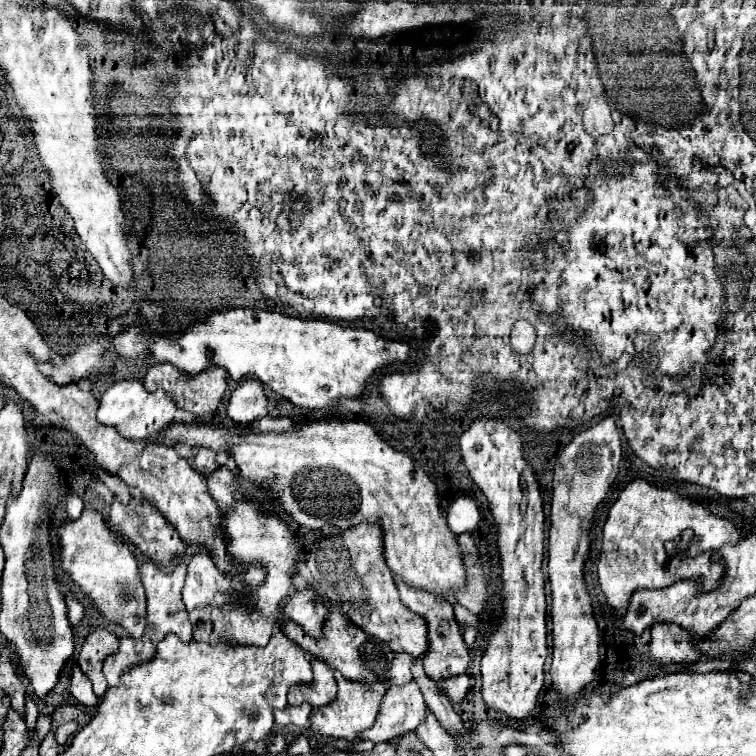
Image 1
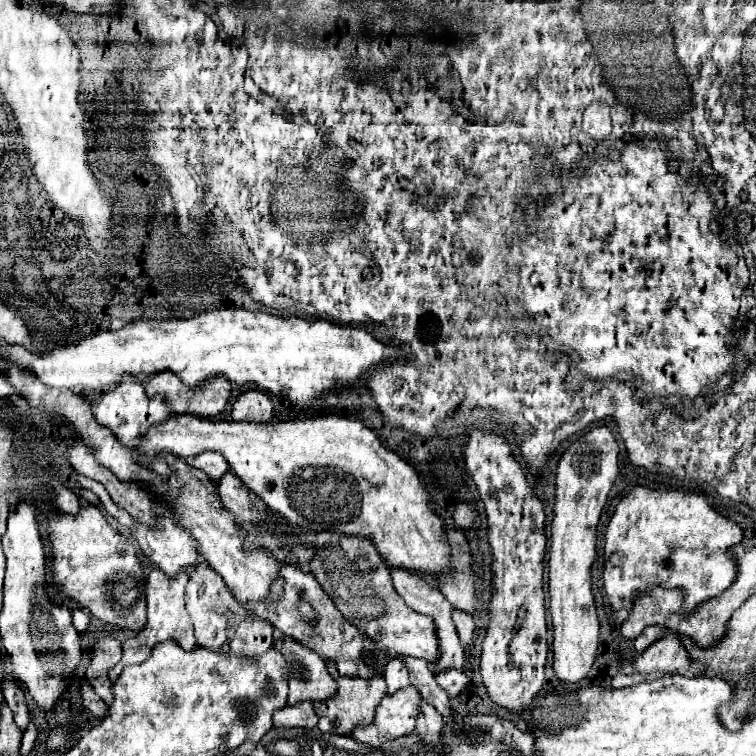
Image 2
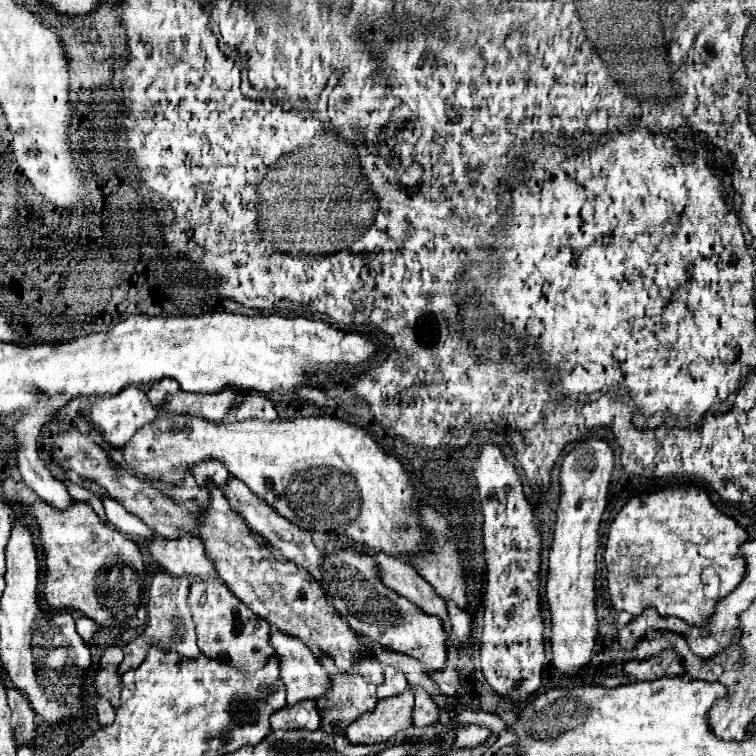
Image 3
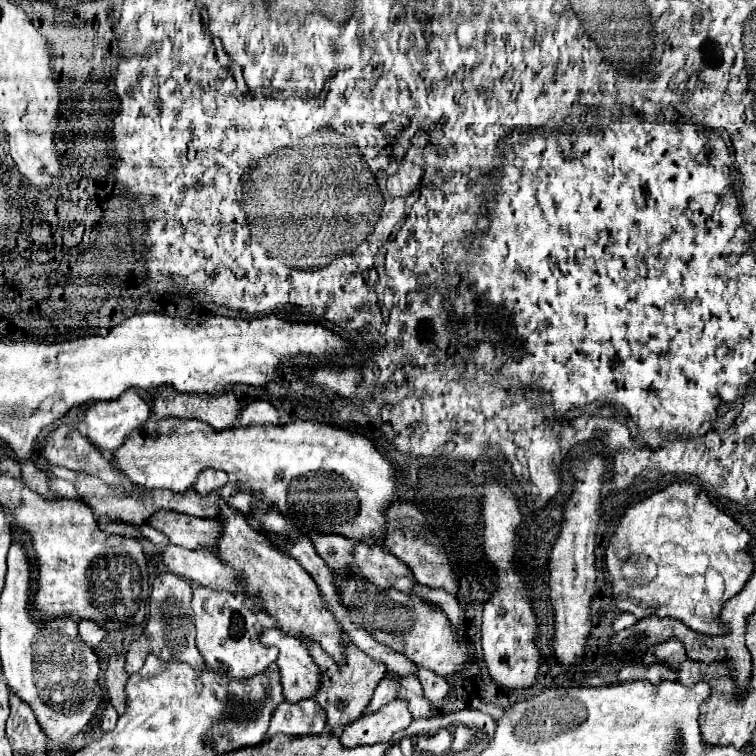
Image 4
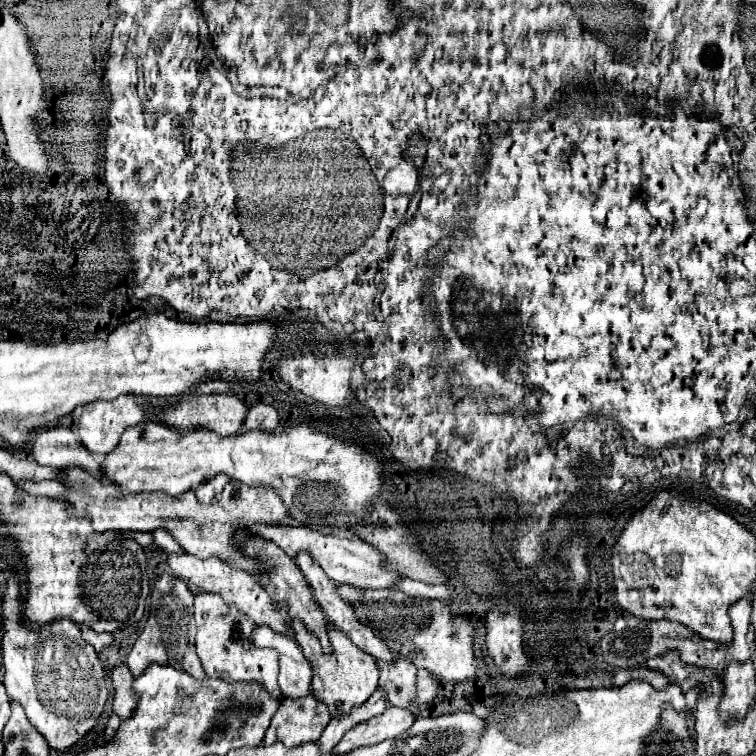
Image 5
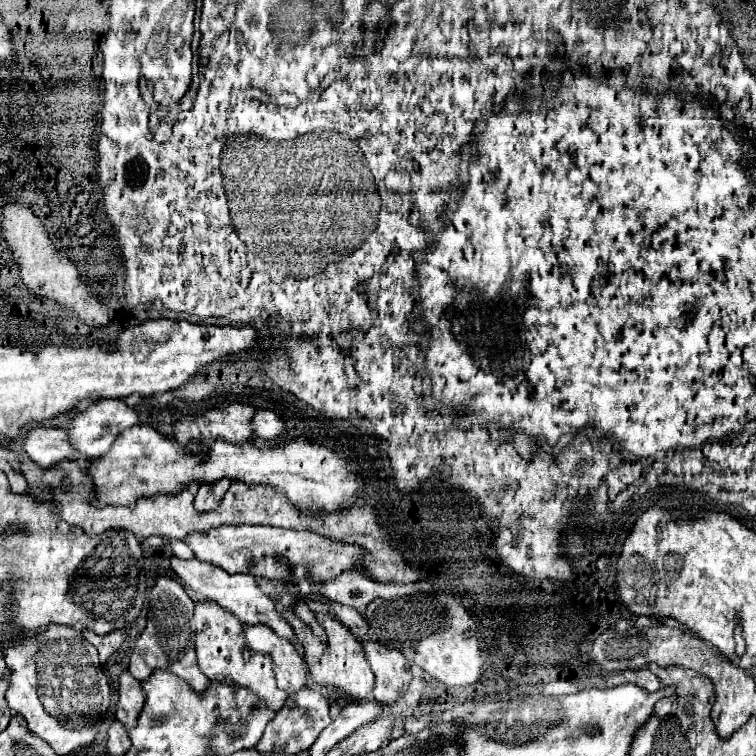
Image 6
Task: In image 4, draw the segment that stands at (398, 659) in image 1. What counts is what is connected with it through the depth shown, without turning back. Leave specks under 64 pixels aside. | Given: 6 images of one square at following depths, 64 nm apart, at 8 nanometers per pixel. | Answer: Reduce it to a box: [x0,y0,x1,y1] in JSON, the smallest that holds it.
[362,678,396,716]

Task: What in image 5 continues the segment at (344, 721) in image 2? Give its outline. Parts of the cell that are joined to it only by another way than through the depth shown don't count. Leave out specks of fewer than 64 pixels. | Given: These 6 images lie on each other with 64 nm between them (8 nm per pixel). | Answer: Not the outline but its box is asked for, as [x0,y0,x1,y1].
[292,620,378,716]

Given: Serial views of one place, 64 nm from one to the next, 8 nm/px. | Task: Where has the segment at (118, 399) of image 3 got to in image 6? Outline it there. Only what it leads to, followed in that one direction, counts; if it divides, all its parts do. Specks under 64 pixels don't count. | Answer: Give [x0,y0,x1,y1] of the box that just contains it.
[68,400,138,460]

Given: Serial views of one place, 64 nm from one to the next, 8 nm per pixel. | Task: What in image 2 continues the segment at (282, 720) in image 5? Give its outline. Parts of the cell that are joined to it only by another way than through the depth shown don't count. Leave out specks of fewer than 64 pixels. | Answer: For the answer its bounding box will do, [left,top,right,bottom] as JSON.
[274,702,318,730]

